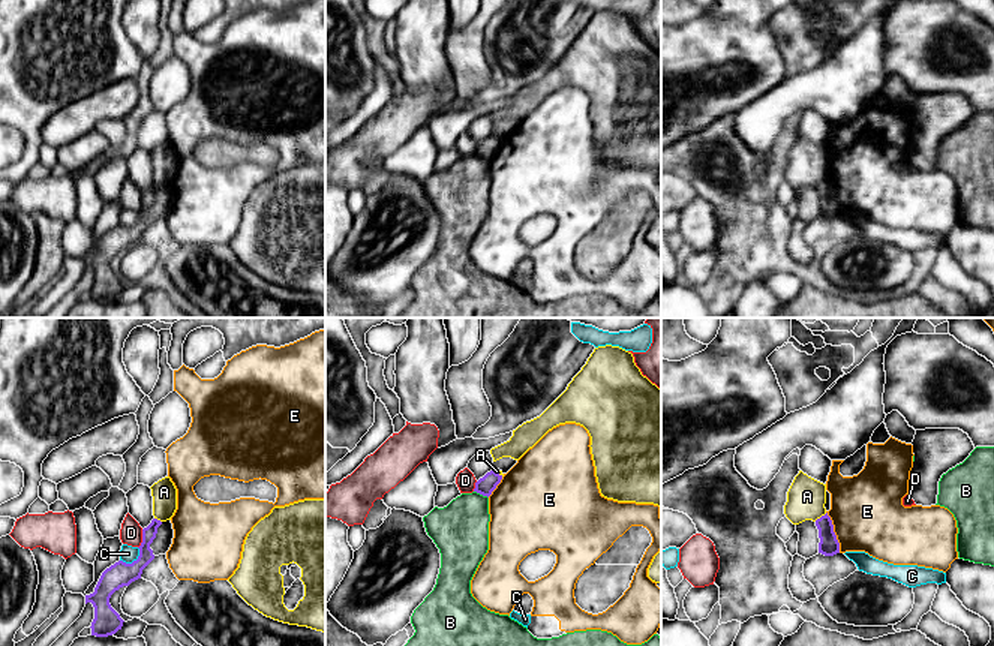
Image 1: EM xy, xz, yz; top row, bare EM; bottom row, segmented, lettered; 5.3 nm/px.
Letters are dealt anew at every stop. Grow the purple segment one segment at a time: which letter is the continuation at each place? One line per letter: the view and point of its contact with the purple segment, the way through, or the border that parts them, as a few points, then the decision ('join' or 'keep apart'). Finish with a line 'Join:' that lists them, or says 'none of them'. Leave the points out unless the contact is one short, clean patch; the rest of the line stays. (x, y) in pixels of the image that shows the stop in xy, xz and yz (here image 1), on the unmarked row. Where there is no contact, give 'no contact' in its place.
A: contact yz (822, 180); border yz (826, 177), (814, 185); keep apart
B: contact xz (482, 158); border xz (474, 155), (488, 162); keep apart
C: contact xy (134, 225); keep apart
D: contact xy (143, 203); border xy (143, 194), (143, 206), (138, 212); keep apart
E: contact yz (834, 197); keep apart
Join: none of them

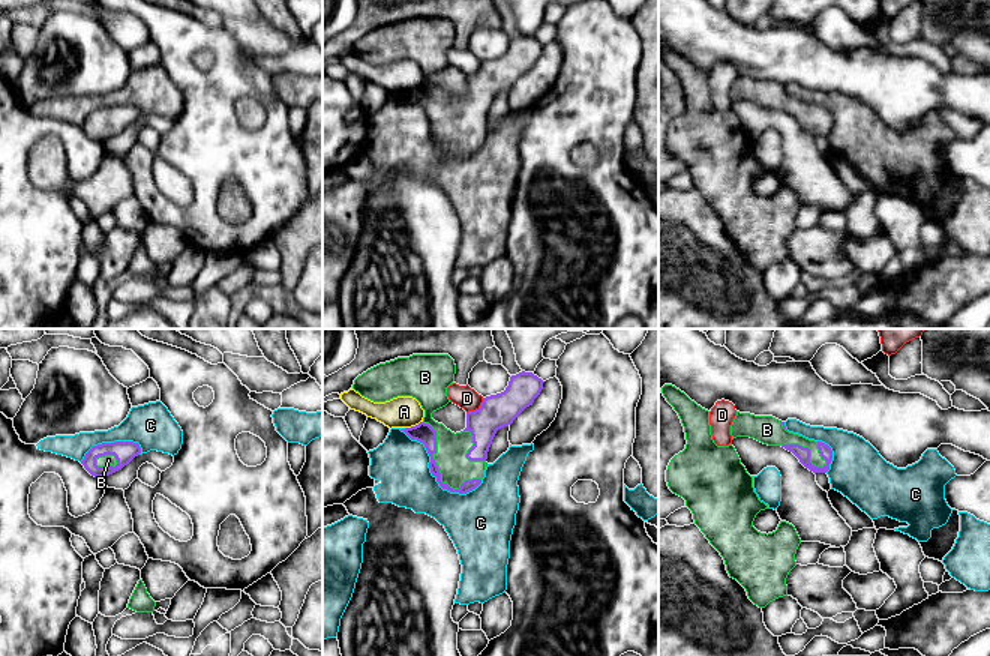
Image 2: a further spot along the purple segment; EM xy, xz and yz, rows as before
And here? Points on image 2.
A: contact xz (413, 90); border xz (422, 84), (405, 92); keep apart
B: contact xz (438, 134); join
C: contact xz (432, 138); keep apart
D: contact xz (479, 72); border xz (483, 62), (477, 72), (467, 77); keep apart
Join: B

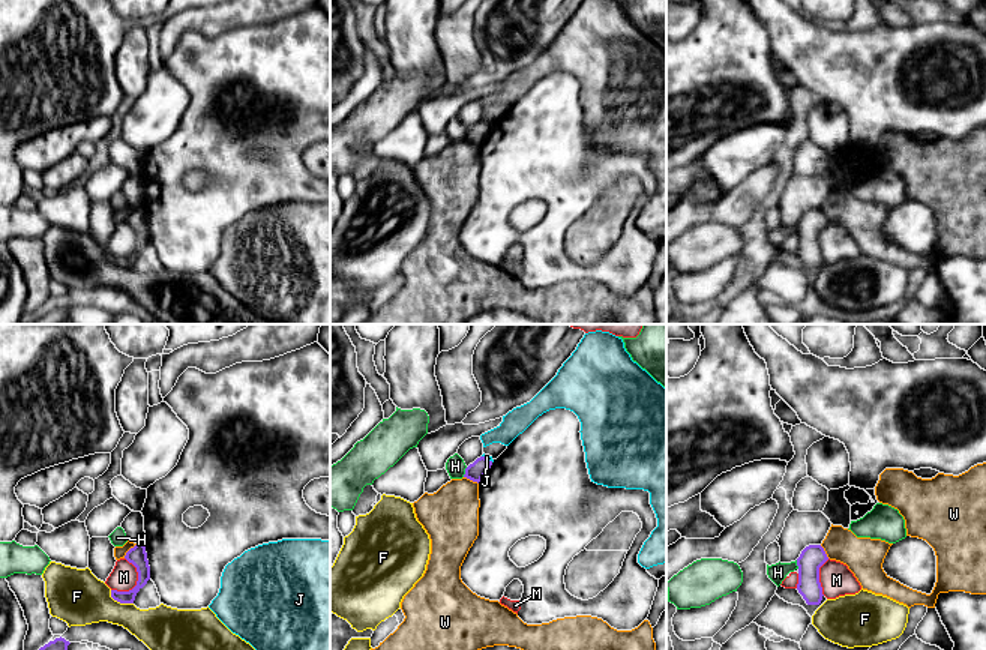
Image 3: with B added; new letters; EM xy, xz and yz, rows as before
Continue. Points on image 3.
F: contact xy (119, 264); keep apart
H: contact xz (465, 135); border xz (467, 131), (462, 140); keep apart
J: contact xz (488, 123); keep apart
M: contact xy (137, 246); keep apart
W: contact xy (129, 213); border xy (137, 207), (123, 221); keep apart
Join: none of them

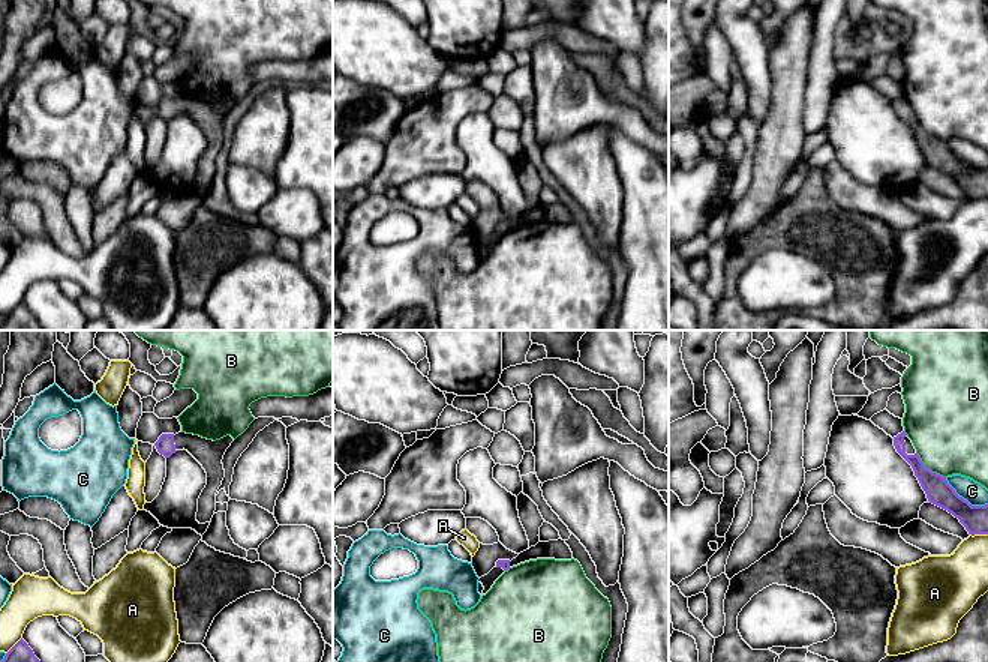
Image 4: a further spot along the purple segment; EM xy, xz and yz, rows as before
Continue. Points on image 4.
A: contact yz (979, 197); keep apart
B: contact yz (927, 132); keep apart
C: contact yz (963, 162); keep apart
Join: none of them

